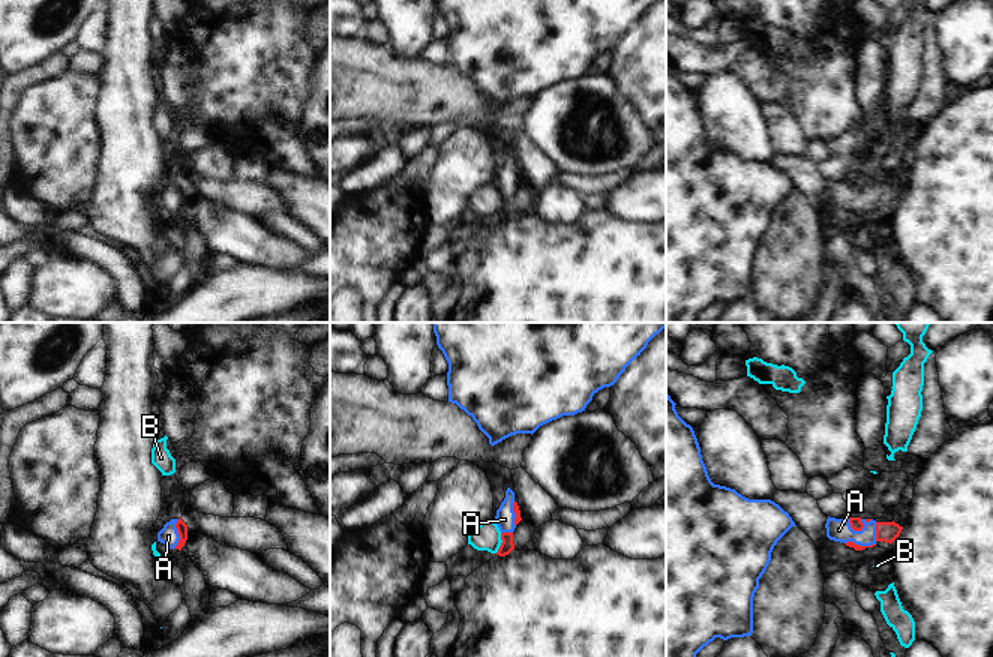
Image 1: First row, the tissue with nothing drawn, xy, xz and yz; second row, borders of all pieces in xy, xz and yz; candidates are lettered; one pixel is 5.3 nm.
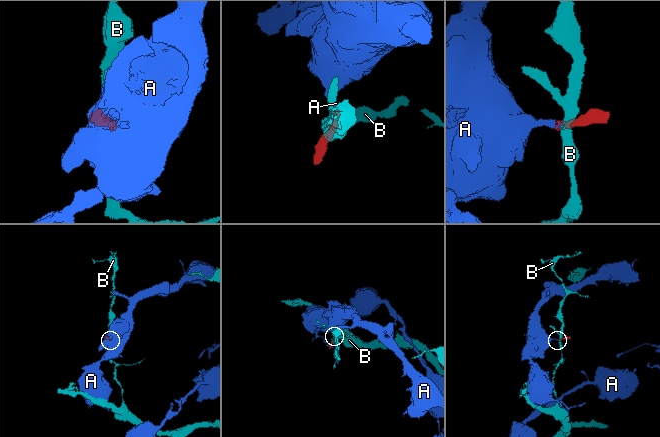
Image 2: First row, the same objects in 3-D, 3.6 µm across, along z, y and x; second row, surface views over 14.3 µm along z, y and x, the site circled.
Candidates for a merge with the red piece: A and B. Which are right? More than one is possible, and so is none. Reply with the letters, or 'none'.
A.

